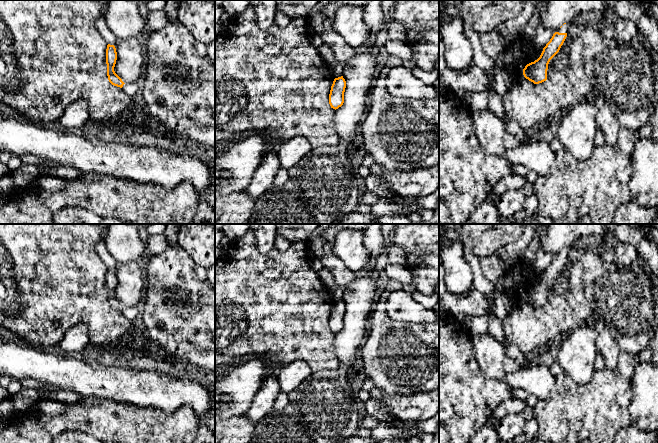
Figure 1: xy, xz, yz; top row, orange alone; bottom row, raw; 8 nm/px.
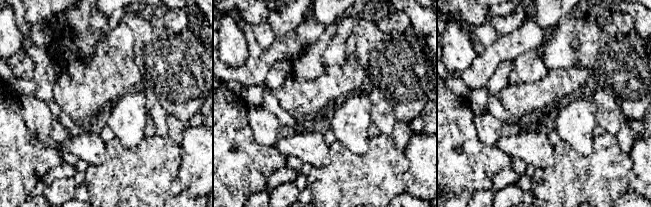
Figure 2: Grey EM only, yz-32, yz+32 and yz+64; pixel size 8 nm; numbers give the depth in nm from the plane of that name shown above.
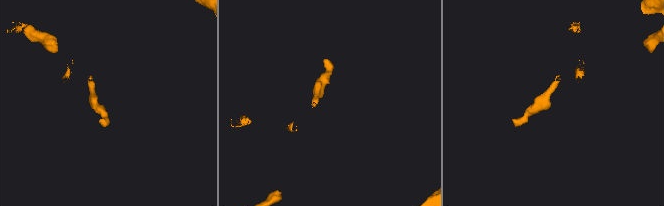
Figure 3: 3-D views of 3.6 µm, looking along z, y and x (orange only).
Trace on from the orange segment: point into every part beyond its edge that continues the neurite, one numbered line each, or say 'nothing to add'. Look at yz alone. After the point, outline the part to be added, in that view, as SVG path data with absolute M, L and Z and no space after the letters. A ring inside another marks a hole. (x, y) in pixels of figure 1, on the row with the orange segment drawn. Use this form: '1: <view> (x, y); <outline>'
1: yz (564, 29); M579 19L575 20L575 21L569 21L566 24L562 25L562 27L558 30L559 33L567 33L568 30L573 27L576 26L577 23L579 22Z

